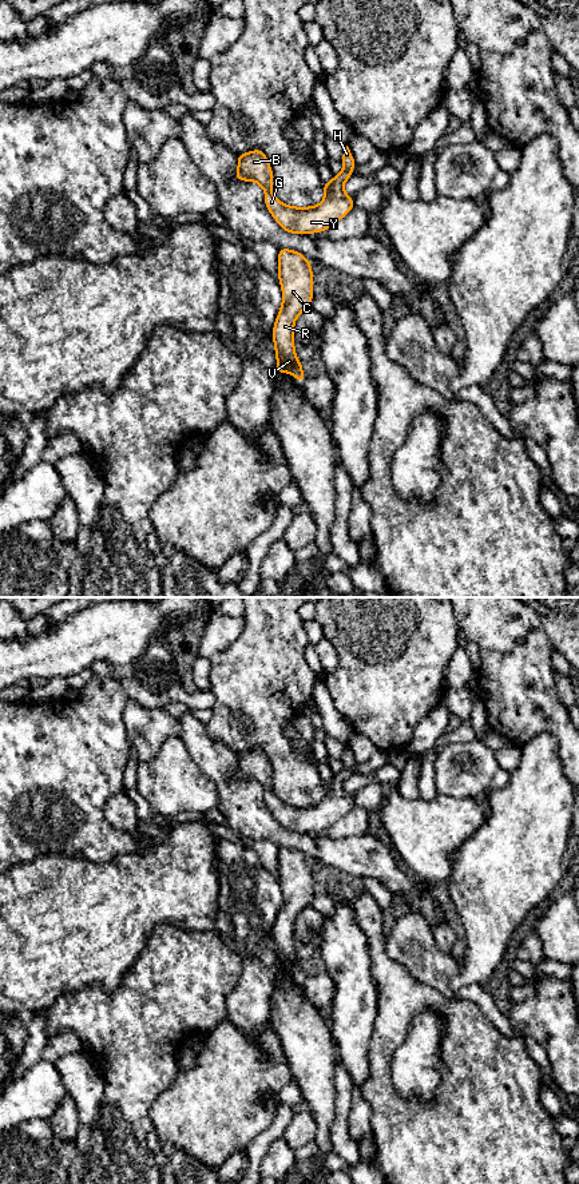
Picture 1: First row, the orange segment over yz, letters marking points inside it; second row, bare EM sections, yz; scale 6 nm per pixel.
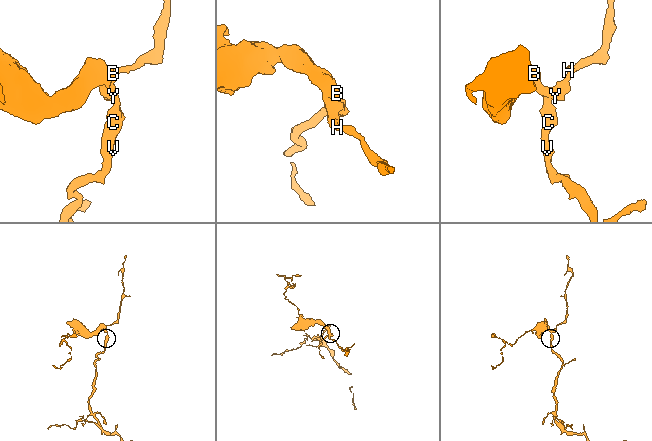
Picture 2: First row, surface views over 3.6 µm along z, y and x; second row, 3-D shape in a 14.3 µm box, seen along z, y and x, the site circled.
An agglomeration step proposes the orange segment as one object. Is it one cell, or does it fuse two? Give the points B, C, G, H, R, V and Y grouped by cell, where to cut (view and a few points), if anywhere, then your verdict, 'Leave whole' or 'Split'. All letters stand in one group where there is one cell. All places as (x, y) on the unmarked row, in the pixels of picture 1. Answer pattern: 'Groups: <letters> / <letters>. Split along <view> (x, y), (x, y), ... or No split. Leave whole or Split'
Groups: B C G H R V Y. No split. Leave whole

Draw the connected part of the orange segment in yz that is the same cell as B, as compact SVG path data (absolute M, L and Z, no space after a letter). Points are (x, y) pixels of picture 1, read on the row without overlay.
M348 744L341 756L342 770L334 774L329 782L324 782L324 799L310 806L289 804L273 794L273 770L263 750L249 750L237 755L237 759L235 778L257 780L263 787L269 811L286 831L313 833L325 830L354 806L353 796L344 788L344 782L353 774L356 763Z

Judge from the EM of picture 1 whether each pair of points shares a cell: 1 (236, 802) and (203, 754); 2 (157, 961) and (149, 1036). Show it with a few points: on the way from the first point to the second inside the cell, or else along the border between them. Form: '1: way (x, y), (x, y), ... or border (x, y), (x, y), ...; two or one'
1: way (227, 790), (221, 781), (221, 771), (215, 766); one
2: way (157, 980), (157, 1005), (149, 1017); one

